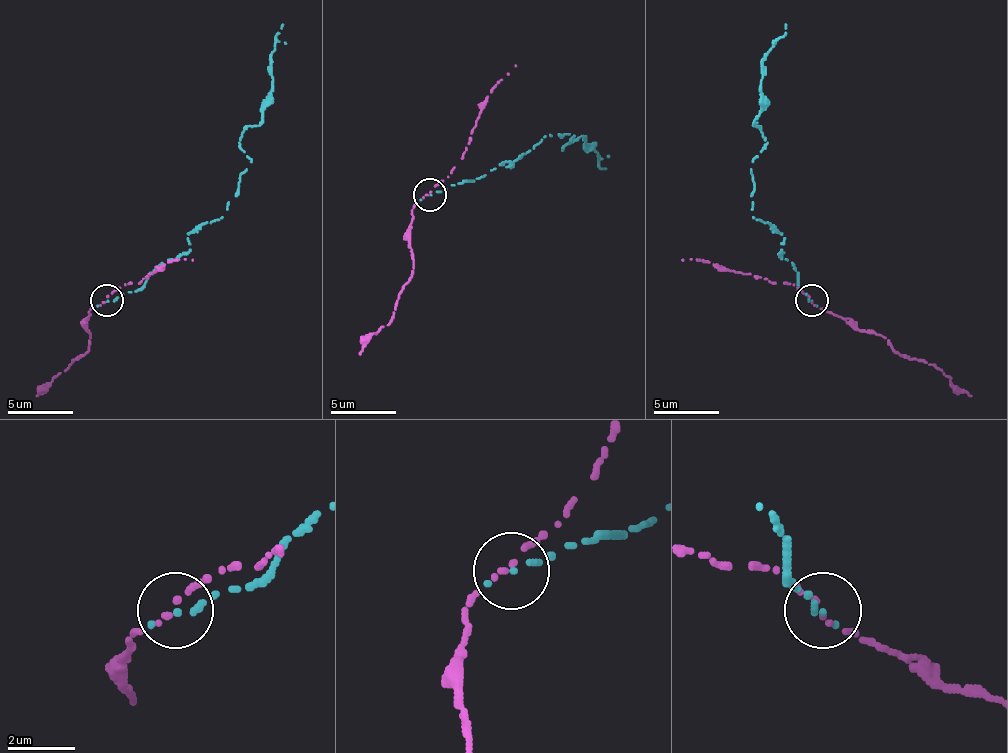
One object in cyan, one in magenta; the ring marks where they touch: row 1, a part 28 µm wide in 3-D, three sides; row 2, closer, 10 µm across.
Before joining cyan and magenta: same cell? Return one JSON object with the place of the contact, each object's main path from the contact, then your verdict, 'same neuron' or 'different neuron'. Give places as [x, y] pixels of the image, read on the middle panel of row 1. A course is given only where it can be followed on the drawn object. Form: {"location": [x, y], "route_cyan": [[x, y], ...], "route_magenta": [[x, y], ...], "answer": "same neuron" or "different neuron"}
{"location": [430, 195], "route_cyan": [[431, 196], [510, 166], [559, 133], [572, 136], [562, 146], [595, 143], [605, 169]], "route_magenta": [[427, 196], [411, 212], [414, 275], [401, 291], [394, 317], [358, 354]], "answer": "different neuron"}

